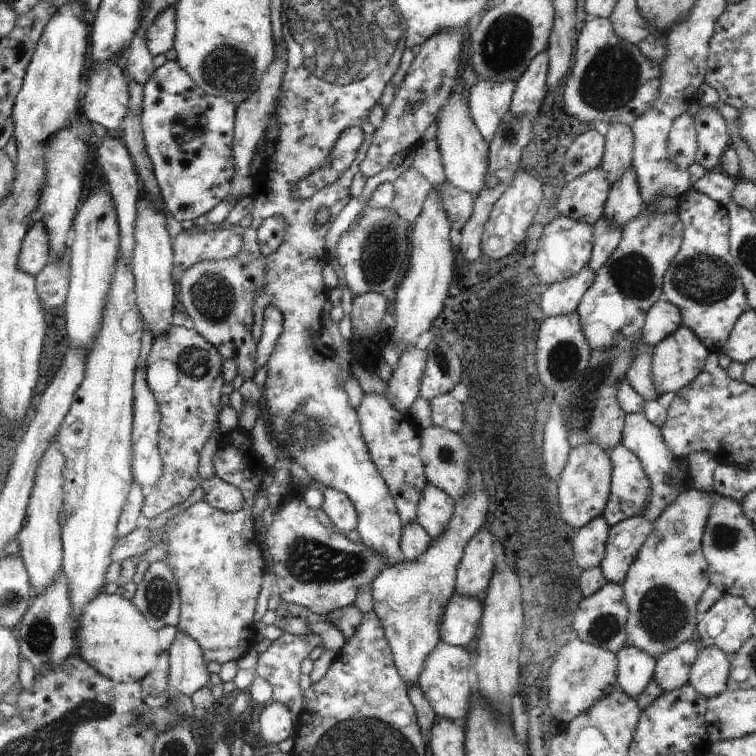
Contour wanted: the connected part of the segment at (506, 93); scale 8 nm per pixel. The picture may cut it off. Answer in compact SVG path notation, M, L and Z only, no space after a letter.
M480 79L469 90L468 104L474 124L489 143L504 114L509 112L516 82Z

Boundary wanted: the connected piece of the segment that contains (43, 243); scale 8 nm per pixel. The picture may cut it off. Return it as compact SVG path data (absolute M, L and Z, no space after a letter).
M40 219L33 221L24 236L19 254L19 265L30 274L37 275L50 258L49 234Z

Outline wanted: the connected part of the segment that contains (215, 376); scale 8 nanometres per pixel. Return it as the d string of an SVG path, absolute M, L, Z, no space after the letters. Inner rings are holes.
M172 325L163 335L156 337L151 344L148 354L149 361L146 364L146 380L150 390L154 393L157 405L161 412L161 421L158 431L158 450L162 459L162 478L150 490L145 491L141 514L143 521L148 522L152 518L162 514L165 510L170 510L174 505L185 501L200 486L205 492L205 501L215 509L233 513L245 506L245 500L240 490L235 486L224 482L218 477L204 480L198 476L199 454L208 442L212 431L219 428L218 414L222 408L220 389L225 383L221 371L223 356L220 351L212 346L194 328Z

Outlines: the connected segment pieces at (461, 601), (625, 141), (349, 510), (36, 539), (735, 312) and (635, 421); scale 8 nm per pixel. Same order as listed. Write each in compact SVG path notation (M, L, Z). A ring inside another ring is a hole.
M455 592L444 607L440 621L440 640L455 647L468 646L479 627L483 604L476 597Z
M610 125L604 138L605 151L601 169L606 173L607 181L613 185L624 176L627 169L631 168L634 148L633 130L628 125Z
M326 487L322 493L324 499L320 508L334 522L334 526L345 530L346 533L354 530L358 524L358 517L348 495L330 487Z
M54 440L48 445L43 456L40 457L21 530L14 538L18 540L18 555L29 574L30 584L34 588L34 596L44 592L54 582L56 575L62 573L63 570L63 544L61 527L58 523L60 516L58 514L60 514L60 508L64 504L64 485L67 481L64 467L64 455L57 447L56 440Z
M691 186L678 198L676 213L683 224L683 241L664 273L662 290L664 300L677 306L684 327L688 327L710 351L718 352L726 344L734 323L744 311L750 310L745 288L739 277L734 257L729 249L729 212L727 208Z
M644 412L630 413L625 416L621 443L638 457L644 472L650 479L652 494L642 516L646 517L650 522L654 522L660 516L660 513L682 492L677 487L676 492L674 492L674 486L669 480L674 456L666 448L659 427L653 425L646 418Z

